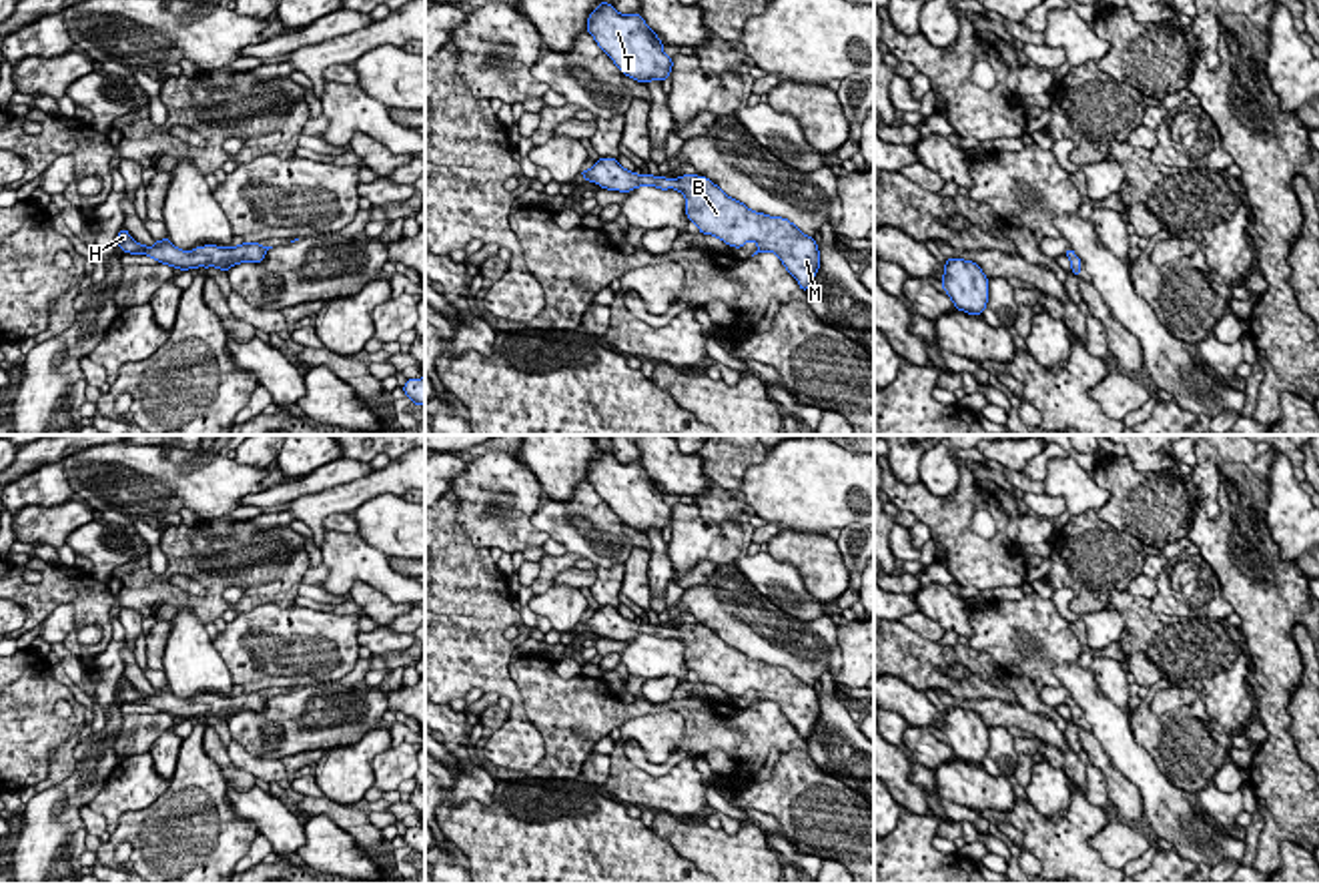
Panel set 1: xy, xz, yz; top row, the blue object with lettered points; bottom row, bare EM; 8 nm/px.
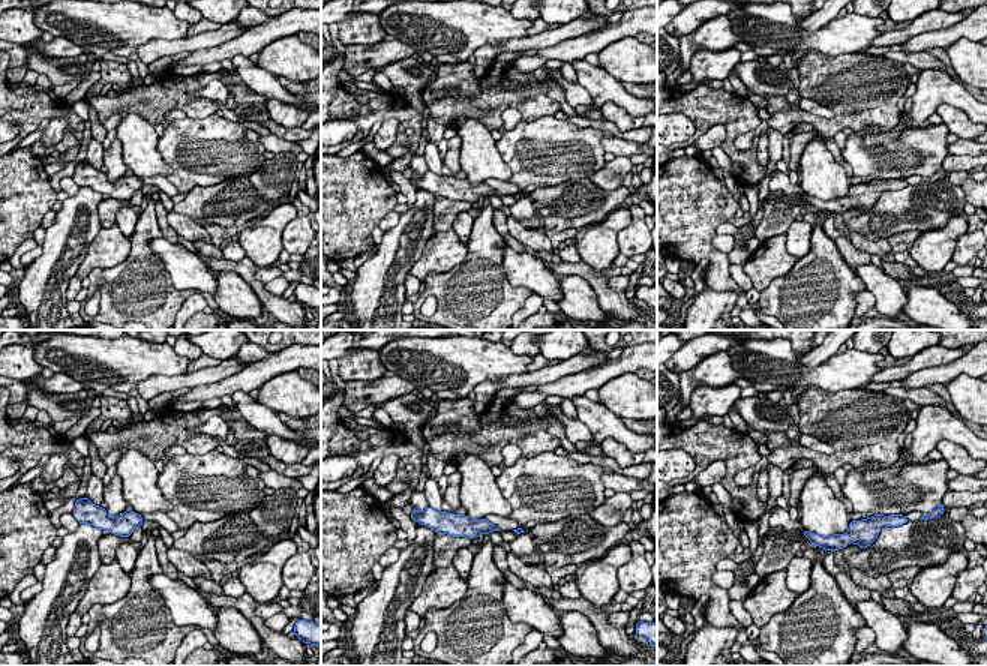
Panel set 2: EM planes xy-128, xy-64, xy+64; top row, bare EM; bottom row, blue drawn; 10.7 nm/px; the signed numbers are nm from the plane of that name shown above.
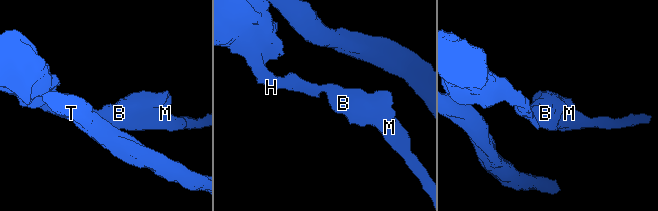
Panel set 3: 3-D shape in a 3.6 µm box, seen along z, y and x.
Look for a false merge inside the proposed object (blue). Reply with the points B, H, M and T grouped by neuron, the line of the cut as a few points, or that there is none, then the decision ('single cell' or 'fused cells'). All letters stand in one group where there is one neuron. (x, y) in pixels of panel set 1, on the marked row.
groups B H M T; cut none; single cell

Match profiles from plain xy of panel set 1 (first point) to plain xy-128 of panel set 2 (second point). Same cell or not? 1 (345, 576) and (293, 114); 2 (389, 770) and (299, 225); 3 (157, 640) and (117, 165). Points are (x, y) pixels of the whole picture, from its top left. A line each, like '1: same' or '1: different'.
1: different
2: same
3: same

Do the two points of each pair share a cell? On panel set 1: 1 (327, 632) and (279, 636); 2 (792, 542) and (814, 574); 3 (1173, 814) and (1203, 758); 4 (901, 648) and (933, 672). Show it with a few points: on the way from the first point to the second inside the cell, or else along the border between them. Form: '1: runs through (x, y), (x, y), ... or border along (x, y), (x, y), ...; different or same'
1: runs through (315, 636), (291, 636); same
2: runs through (800, 550), (814, 566); same
3: border along (1151, 758), (1173, 784), (1191, 794); different
4: runs through (909, 656), (925, 664); same

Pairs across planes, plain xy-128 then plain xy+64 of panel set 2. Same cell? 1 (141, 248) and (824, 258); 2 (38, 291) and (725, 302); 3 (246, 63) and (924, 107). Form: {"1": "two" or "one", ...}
{"1": "one", "2": "one", "3": "one"}

